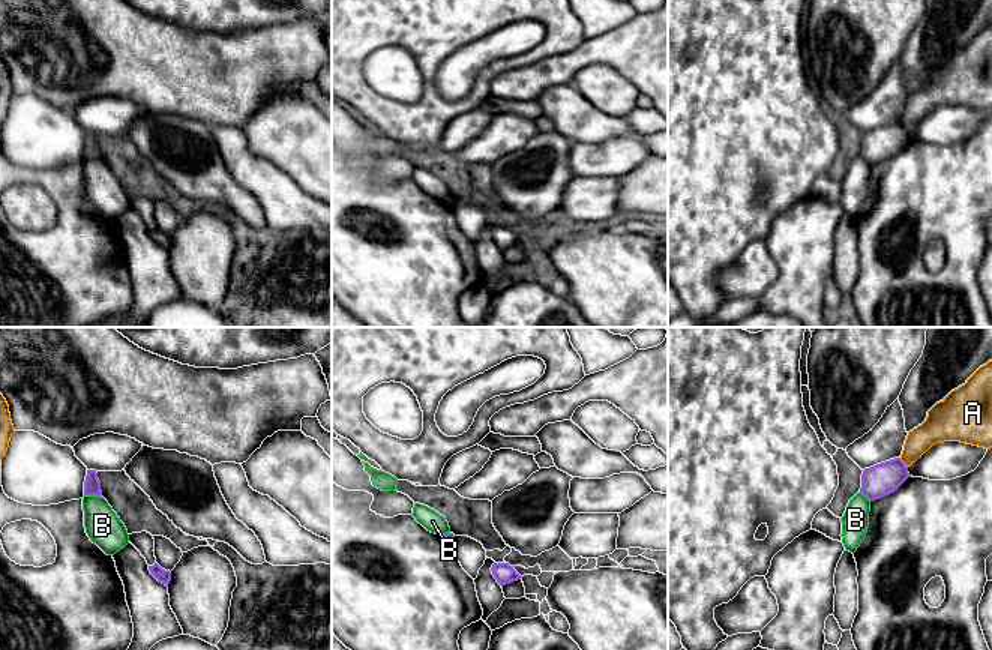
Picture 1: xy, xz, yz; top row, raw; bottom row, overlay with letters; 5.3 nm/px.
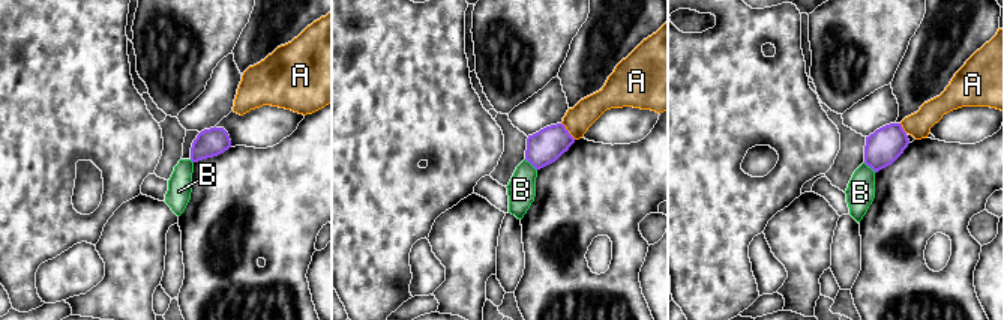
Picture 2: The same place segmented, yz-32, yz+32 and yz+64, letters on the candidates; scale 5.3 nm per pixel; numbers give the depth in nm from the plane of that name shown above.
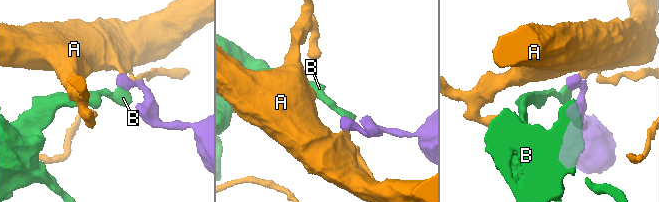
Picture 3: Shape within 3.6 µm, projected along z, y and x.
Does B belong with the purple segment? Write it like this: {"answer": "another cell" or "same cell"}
{"answer": "another cell"}

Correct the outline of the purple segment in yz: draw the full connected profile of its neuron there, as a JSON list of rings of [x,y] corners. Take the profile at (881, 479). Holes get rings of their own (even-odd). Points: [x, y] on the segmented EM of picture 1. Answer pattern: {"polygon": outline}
{"polygon": [[[894,458],[863,470],[860,492],[873,501],[894,492],[908,477],[905,462]]]}

